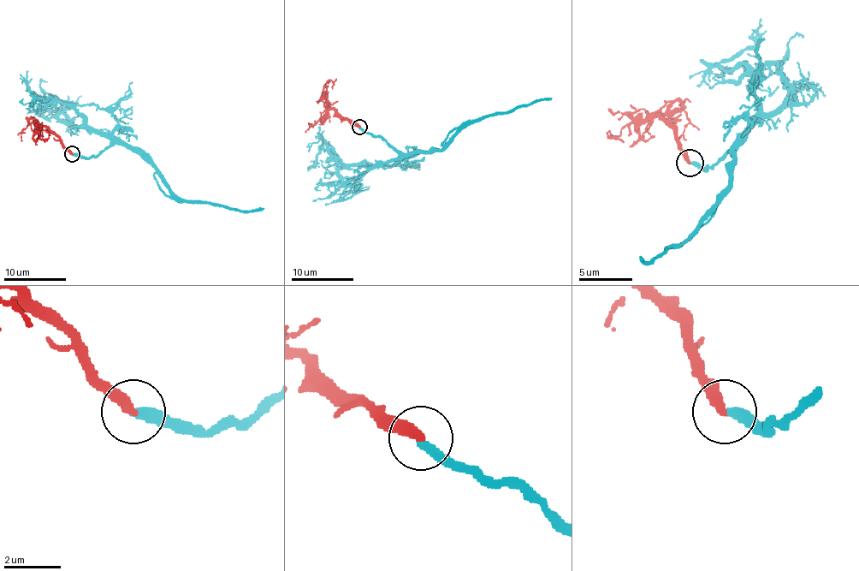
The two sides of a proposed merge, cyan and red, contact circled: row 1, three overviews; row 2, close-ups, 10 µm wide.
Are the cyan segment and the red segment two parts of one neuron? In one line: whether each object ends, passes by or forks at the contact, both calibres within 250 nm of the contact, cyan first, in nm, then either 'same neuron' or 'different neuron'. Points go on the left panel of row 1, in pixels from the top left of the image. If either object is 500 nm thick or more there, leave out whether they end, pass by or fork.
cyan ends there; red ends there; 320 nm thick on the cyan side, 380 nm on the other; same neuron

